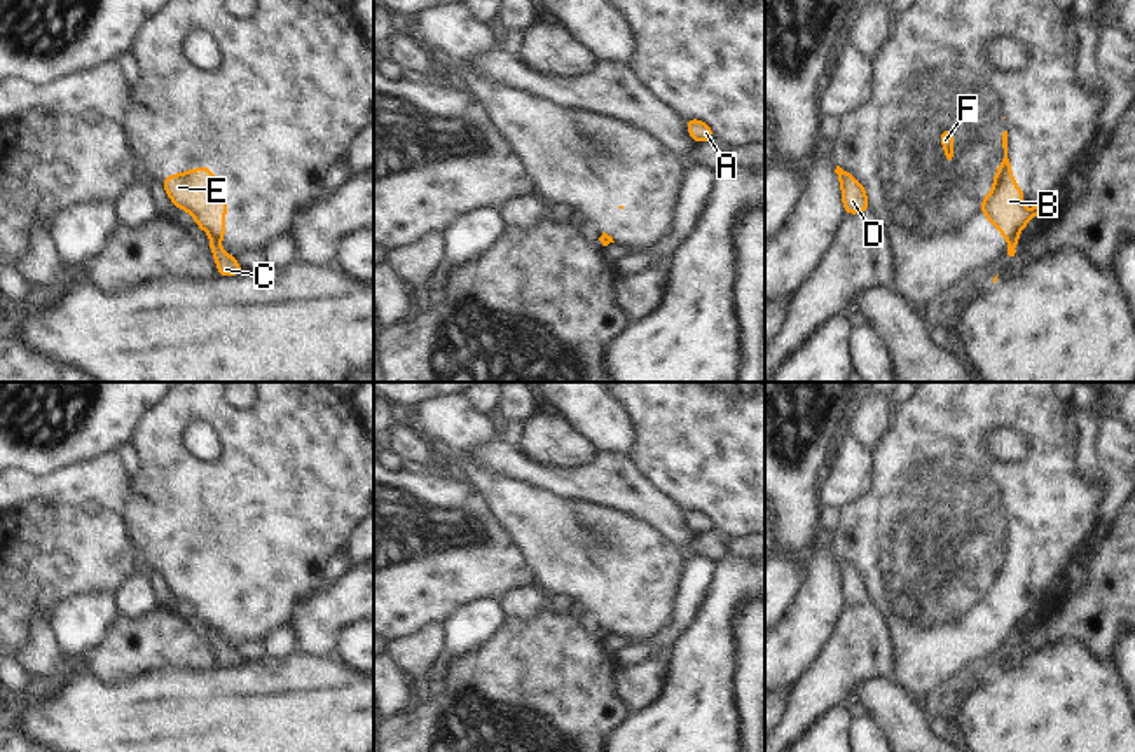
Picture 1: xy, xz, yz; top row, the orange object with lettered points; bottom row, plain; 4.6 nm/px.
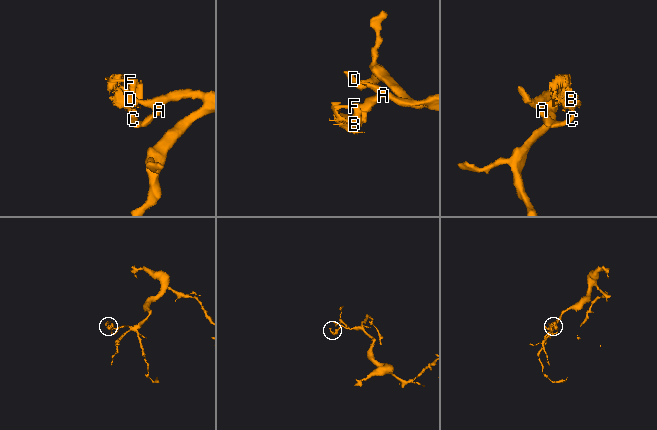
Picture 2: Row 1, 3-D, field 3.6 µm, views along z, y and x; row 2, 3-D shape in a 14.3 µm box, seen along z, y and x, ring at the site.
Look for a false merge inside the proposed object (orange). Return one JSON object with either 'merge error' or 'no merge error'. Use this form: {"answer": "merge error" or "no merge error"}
{"answer": "merge error"}

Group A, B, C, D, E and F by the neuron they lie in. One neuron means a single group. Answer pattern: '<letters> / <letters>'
A C D / B E F

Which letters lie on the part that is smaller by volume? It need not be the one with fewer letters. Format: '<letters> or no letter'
B, E, F

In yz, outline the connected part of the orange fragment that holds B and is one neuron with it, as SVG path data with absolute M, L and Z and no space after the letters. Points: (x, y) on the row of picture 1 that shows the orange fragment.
M1008 131L1002 133L1002 148L1004 159L994 176L994 190L981 201L981 213L1011 241L1042 208L1032 206L1028 213L1023 208L1023 190L1015 183L1008 159Z

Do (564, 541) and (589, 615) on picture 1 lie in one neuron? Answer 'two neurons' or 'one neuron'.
one neuron

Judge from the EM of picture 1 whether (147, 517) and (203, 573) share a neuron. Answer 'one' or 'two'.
one

